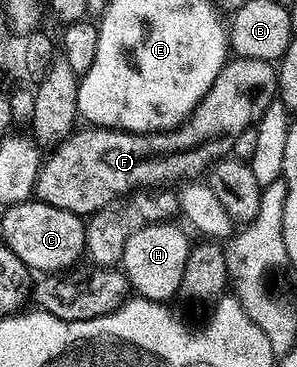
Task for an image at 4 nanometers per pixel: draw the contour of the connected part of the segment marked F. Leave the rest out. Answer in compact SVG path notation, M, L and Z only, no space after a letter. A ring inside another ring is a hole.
M255 58L230 59L219 70L215 82L211 82L211 90L203 94L193 113L179 128L167 132L147 133L124 132L118 128L96 126L82 127L82 132L81 129L74 130L62 144L58 144L44 157L33 187L36 199L48 206L73 211L79 217L89 218L101 208L112 205L118 198L138 189L164 189L166 186L196 181L204 177L207 170L222 159L221 144L228 145L239 134L243 134L243 130L254 127L267 110L267 106L275 103L276 96L277 69L270 61Z

